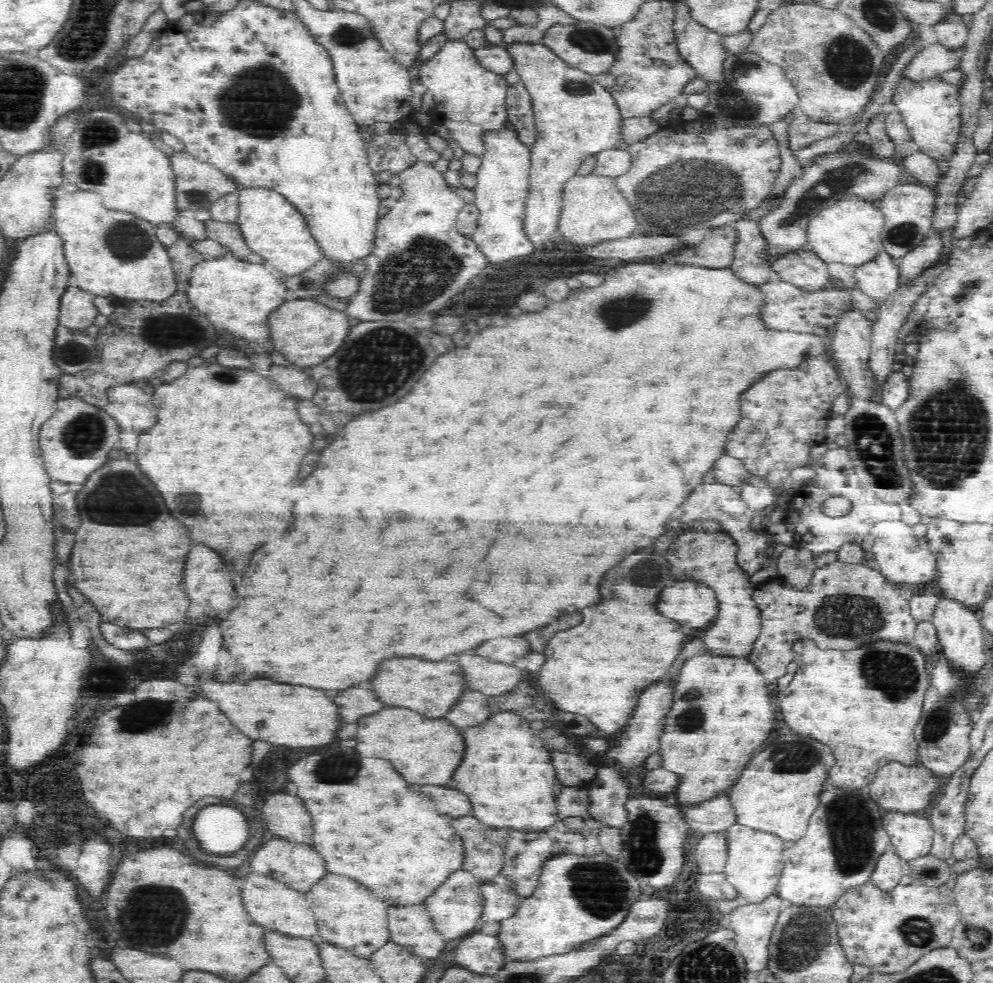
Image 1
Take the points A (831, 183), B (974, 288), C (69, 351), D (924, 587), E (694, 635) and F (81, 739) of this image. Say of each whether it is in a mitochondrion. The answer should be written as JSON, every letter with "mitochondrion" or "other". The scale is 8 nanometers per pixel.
{"A":"mitochondrion","B":"mitochondrion","C":"mitochondrion","D":"other","E":"other","F":"other"}

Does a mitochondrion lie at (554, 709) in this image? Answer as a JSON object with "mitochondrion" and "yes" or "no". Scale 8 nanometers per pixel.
{"mitochondrion":"no"}

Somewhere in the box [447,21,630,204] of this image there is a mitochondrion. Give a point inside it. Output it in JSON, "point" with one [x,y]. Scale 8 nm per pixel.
{"point":[588,40]}

